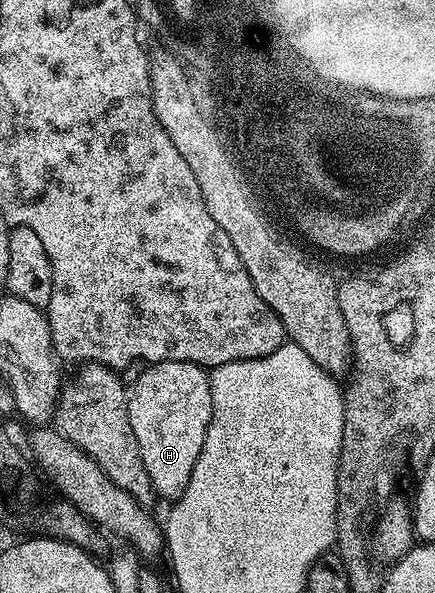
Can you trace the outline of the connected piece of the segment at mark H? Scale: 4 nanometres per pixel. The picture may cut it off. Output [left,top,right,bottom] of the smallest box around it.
[128,360,212,498]

